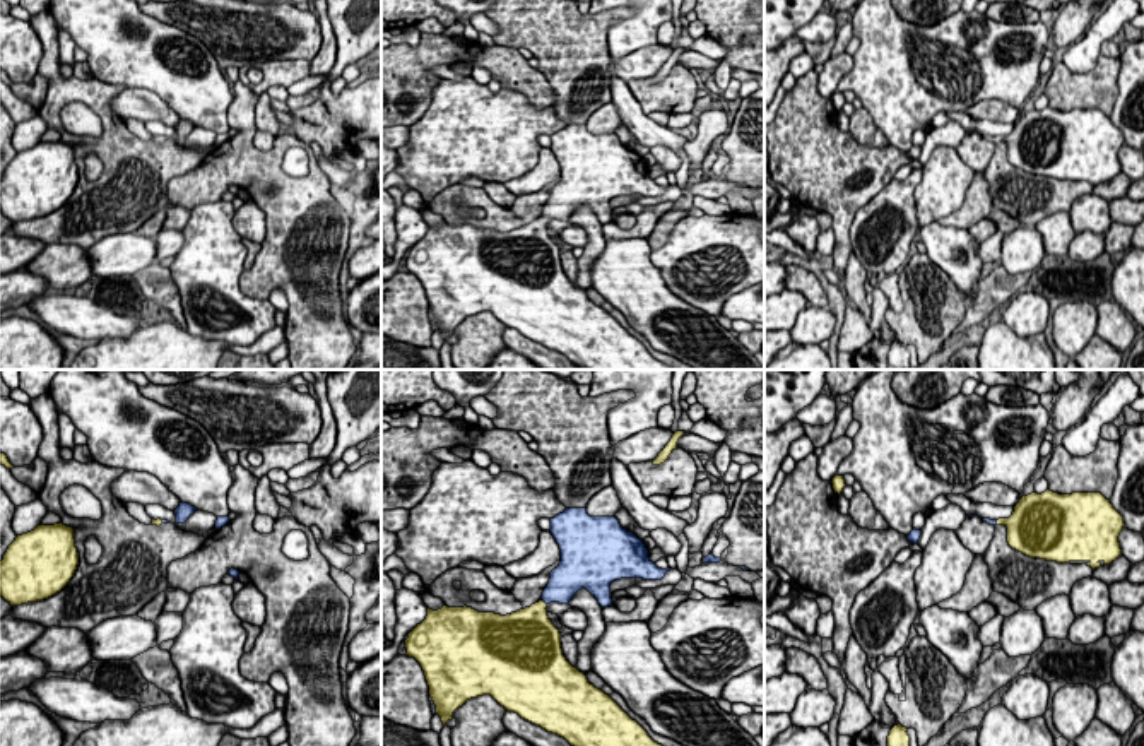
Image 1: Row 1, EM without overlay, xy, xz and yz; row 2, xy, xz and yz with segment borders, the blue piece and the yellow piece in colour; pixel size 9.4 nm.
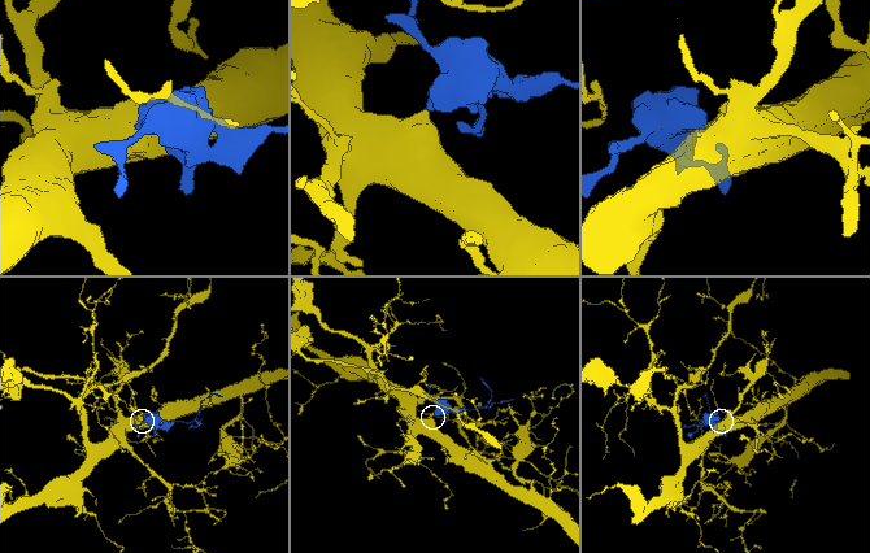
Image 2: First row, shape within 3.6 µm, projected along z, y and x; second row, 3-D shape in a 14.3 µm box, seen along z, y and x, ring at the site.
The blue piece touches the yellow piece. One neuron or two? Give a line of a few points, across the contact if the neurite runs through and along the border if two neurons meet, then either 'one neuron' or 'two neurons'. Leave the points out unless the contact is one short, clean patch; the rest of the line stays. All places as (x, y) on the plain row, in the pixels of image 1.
line xz (563, 201), (544, 218), (532, 240); one neuron

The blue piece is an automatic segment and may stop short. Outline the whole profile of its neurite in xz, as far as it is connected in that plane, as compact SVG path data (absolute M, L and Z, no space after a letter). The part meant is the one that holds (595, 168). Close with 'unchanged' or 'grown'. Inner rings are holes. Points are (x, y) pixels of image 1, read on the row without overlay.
M566 125L551 135L551 151L561 166L561 180L551 188L542 216L530 224L501 233L479 229L472 224L448 224L438 228L428 224L426 236L417 241L405 257L407 272L414 274L426 293L429 311L443 342L467 317L491 311L508 329L540 342L547 349L564 354L585 370L672 370L655 359L648 349L633 337L609 311L588 299L587 293L573 284L561 265L561 250L547 233L551 219L569 221L575 210L587 205L602 224L612 222L610 200L621 195L662 197L672 185L662 186L650 175L643 157L621 144L616 133L590 133L587 125Z; grown

